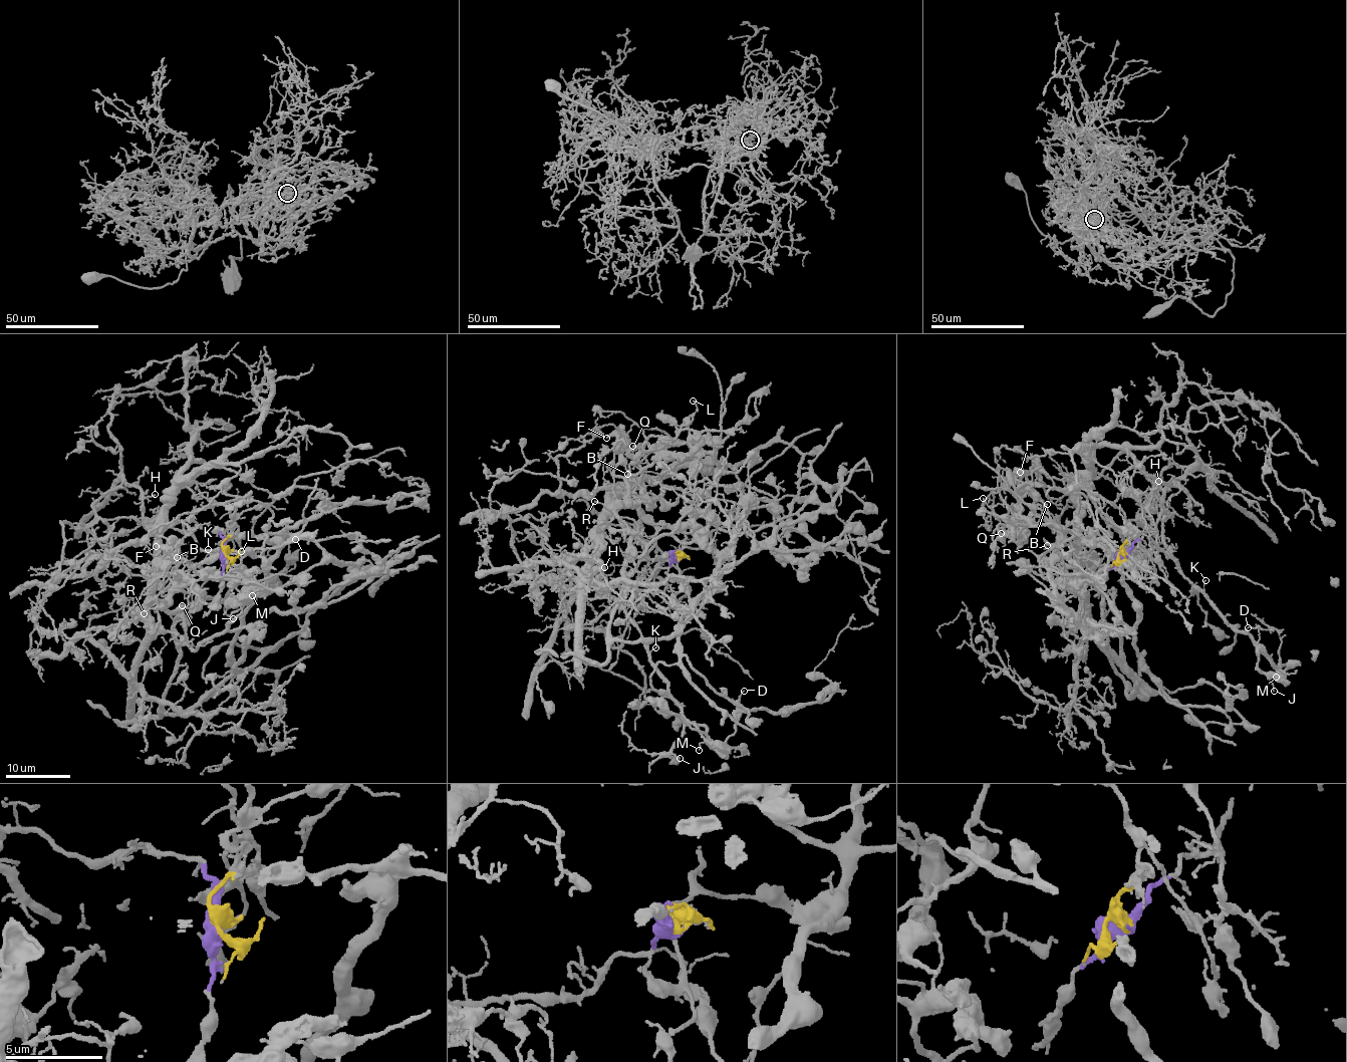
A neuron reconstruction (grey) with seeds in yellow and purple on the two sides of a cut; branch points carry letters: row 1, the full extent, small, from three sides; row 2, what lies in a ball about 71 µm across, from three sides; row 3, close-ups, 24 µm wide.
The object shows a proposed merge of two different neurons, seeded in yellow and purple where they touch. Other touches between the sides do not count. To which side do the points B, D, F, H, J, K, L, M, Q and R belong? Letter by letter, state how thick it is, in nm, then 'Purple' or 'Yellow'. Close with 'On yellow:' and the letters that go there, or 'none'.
B: Thickness 160 nm. Yellow
D: Thickness 80 nm. Purple
F: Thickness 200 nm. Yellow
H: Thickness 120 nm. Purple
J: Thickness 120 nm. Purple
K: Thickness 100 nm. Purple
L: Thickness 140 nm. Yellow
M: Thickness 100 nm. Purple
Q: Thickness 100 nm. Yellow
R: Thickness 130 nm. Yellow
On yellow: B, F, L, Q, R

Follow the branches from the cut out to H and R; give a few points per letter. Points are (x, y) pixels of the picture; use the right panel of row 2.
H: (1123, 554), (1149, 527), (1154, 529), (1168, 484), (1158, 481)
R: (1123, 555), (1129, 528), (1125, 512), (1088, 484), (1080, 488), (1075, 531), (1062, 526), (1064, 540), (1046, 545)

